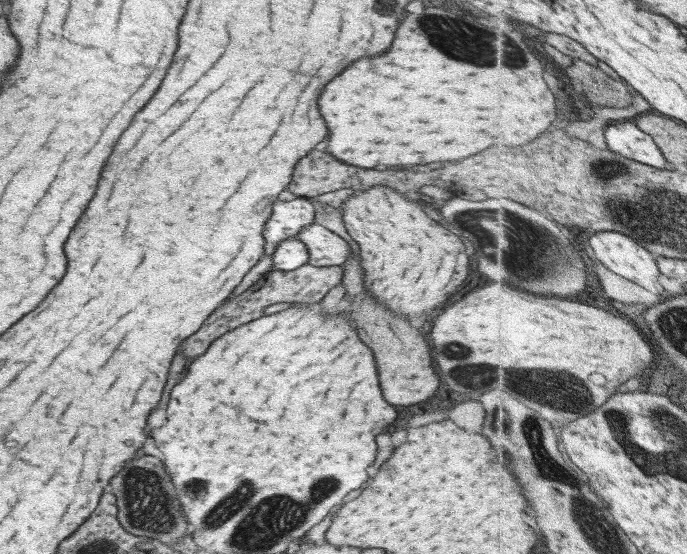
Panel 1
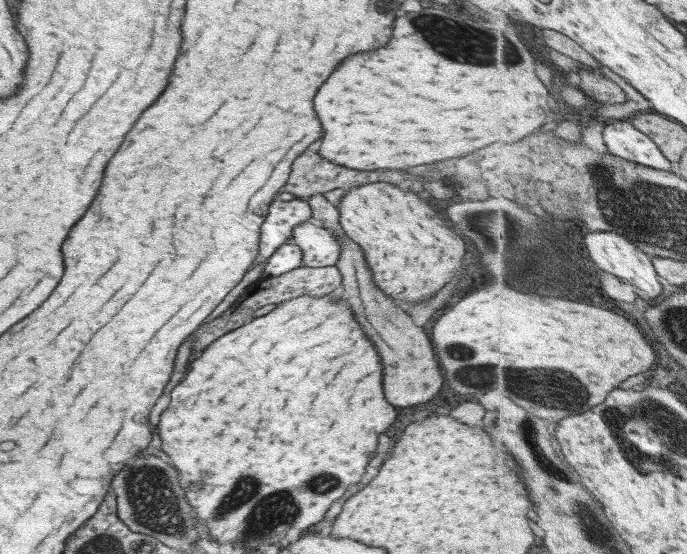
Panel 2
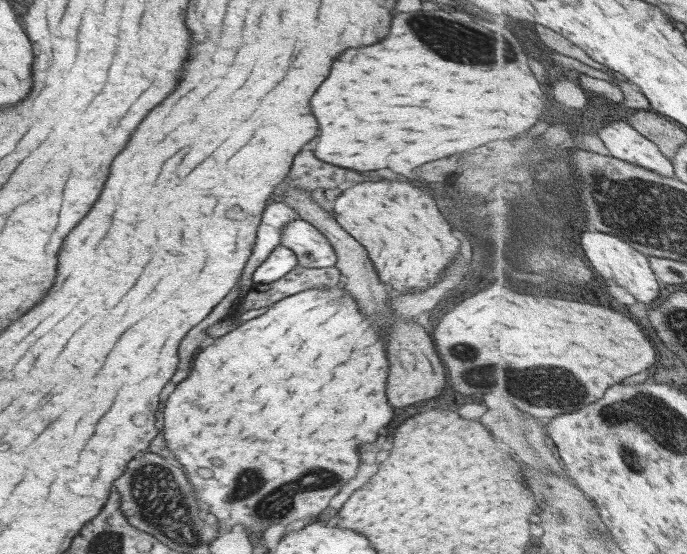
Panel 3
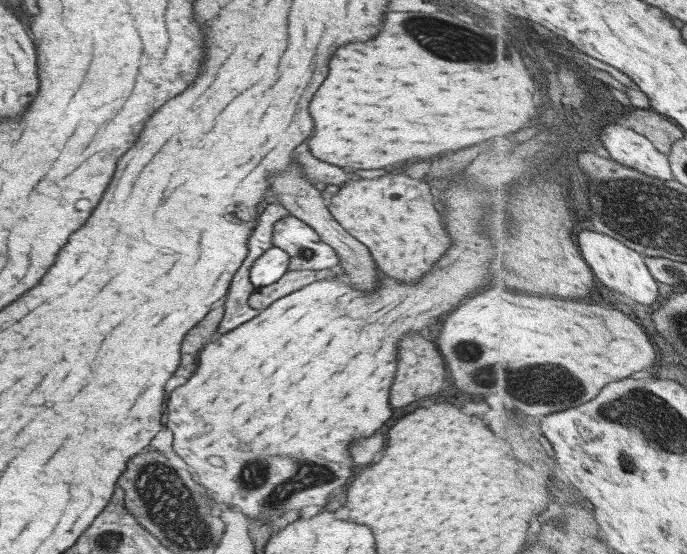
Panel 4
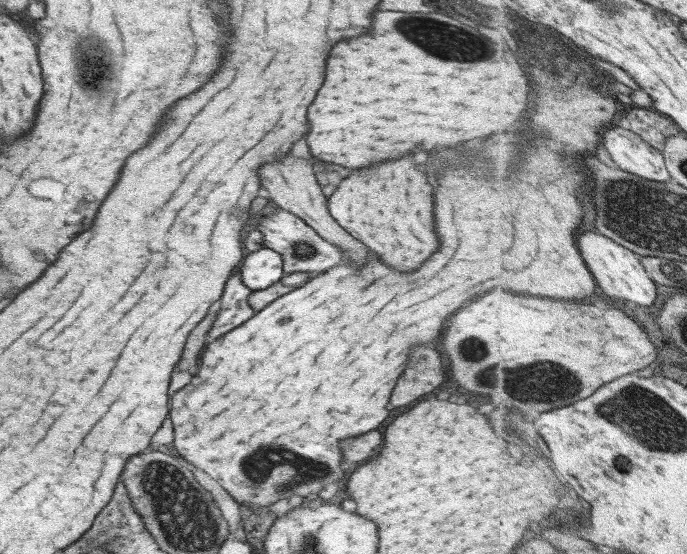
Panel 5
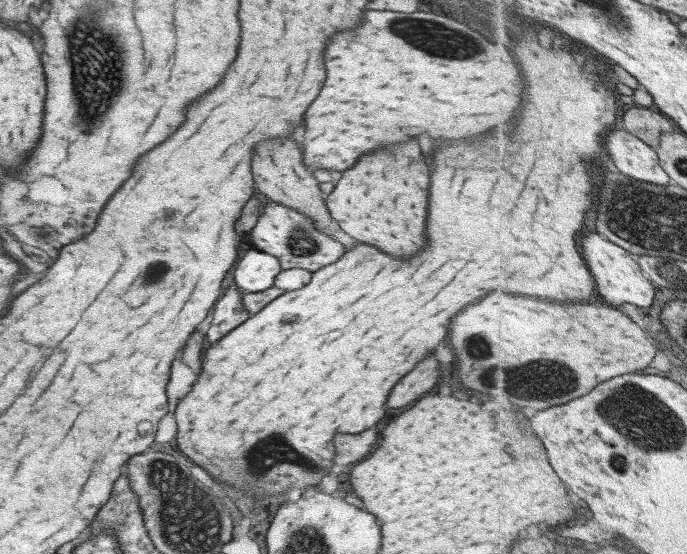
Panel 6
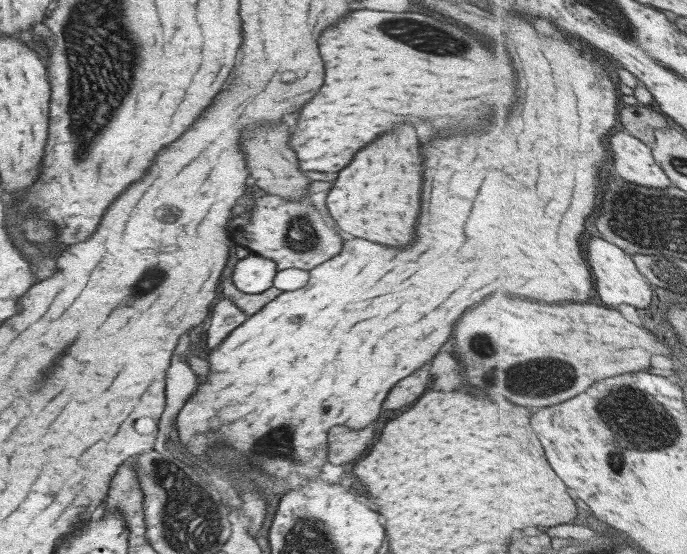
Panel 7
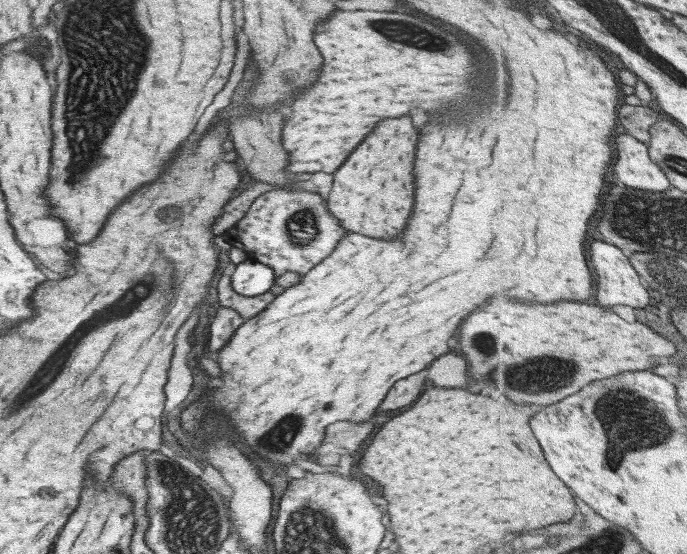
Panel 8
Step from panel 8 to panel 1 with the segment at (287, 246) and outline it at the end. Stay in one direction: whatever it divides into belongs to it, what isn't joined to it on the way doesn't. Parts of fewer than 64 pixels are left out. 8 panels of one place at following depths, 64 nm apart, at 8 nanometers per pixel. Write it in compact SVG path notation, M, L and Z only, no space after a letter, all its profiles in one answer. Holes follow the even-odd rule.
M315 223L299 229L295 236L307 248L309 266L339 267L351 254L345 240Z

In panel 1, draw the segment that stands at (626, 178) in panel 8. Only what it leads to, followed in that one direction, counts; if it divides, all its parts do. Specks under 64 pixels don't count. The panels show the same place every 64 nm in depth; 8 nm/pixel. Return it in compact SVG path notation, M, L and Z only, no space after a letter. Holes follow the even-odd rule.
M625 120L614 122L606 128L605 140L610 152L657 168L671 168L654 138L636 123Z

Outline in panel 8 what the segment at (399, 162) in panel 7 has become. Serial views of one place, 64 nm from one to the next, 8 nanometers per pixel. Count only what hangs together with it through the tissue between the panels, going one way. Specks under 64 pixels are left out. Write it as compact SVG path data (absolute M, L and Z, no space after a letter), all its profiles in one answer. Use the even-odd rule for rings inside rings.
M409 116L389 118L375 124L347 160L333 172L331 189L324 202L327 210L343 229L375 239L395 239L406 224L413 209L413 156L417 130Z

